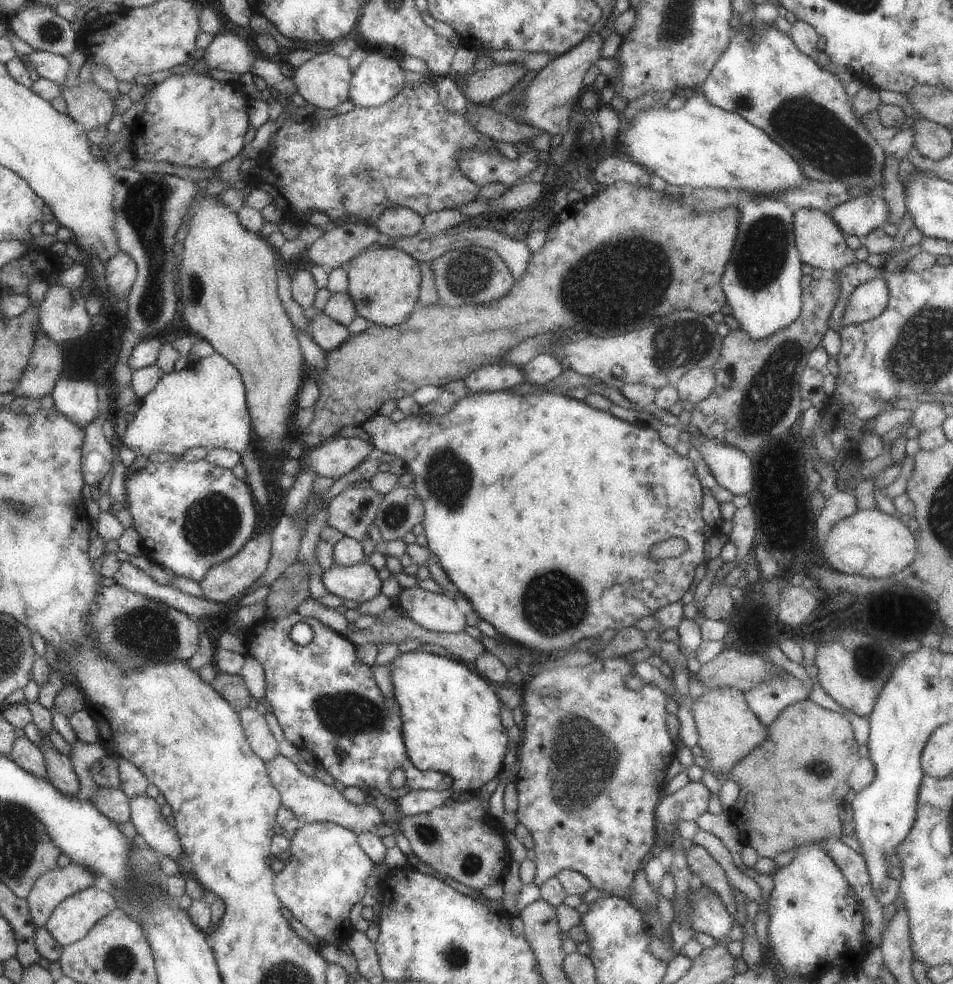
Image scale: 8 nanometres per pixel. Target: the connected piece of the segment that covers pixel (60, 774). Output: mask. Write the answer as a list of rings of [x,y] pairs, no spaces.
[[[40,748],[46,764],[46,779],[61,793],[68,797],[77,797],[80,781],[73,772],[69,757],[53,748]]]

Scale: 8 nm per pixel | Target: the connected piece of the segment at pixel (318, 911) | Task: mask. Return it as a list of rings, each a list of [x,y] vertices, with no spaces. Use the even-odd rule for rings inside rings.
[[[327,821],[305,823],[294,832],[287,854],[283,857],[283,868],[275,873],[272,880],[273,892],[280,905],[287,908],[293,918],[299,920],[311,934],[315,935],[319,945],[323,942],[337,948],[345,946],[346,940],[354,931],[353,925],[349,922],[349,911],[361,900],[366,889],[366,879],[374,865],[374,862],[371,862],[359,848],[356,834],[351,829]]]

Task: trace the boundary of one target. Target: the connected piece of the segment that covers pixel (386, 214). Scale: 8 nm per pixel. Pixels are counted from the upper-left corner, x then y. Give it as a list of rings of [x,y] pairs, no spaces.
[[[389,207],[381,211],[372,224],[379,232],[397,238],[413,236],[422,229],[422,216],[405,207]]]

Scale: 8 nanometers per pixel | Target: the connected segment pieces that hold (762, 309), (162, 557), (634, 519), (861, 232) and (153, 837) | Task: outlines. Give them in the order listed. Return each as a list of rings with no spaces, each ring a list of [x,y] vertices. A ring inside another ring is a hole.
[[[751,199],[738,210],[735,238],[720,278],[731,315],[749,338],[757,340],[787,326],[799,314],[801,261],[794,245],[791,210],[777,199]]]
[[[179,458],[167,460],[163,462],[147,461],[145,466],[140,469],[131,471],[132,468],[127,468],[124,474],[125,487],[125,502],[127,502],[127,512],[131,514],[131,524],[133,530],[137,531],[140,536],[140,543],[143,548],[143,555],[152,562],[160,565],[167,570],[171,570],[174,575],[184,576],[194,580],[196,583],[204,577],[205,572],[210,566],[220,563],[222,560],[233,556],[242,546],[249,540],[255,530],[255,510],[253,510],[253,496],[246,481],[238,480],[231,472],[231,469],[224,469],[212,464],[209,464],[205,459],[199,459],[191,462],[183,462]]]
[[[498,390],[490,393],[467,393],[443,415],[419,412],[394,422],[377,413],[364,420],[359,427],[367,434],[375,453],[388,452],[396,456],[395,458],[401,458],[406,470],[413,474],[412,485],[421,499],[424,512],[423,536],[426,538],[428,551],[436,558],[445,576],[482,620],[489,622],[496,632],[507,640],[517,642],[524,651],[537,652],[544,656],[545,652],[549,654],[555,650],[569,650],[575,642],[601,635],[607,629],[618,631],[630,627],[643,616],[652,616],[660,608],[679,601],[693,580],[695,568],[701,561],[705,562],[703,546],[712,535],[699,513],[705,490],[697,480],[694,464],[687,457],[677,454],[670,446],[665,446],[659,440],[657,431],[647,425],[625,422],[611,413],[591,408],[585,401],[563,397],[558,392],[543,391],[541,394],[527,393],[517,396],[506,390]],[[669,538],[685,540],[685,552],[657,561],[647,558],[647,552],[655,542]]]
[[[865,193],[836,204],[827,214],[846,235],[865,236],[871,229],[888,222],[881,193]]]
[[[145,793],[128,800],[130,821],[136,834],[140,835],[144,843],[152,848],[159,857],[171,858],[181,875],[187,876],[187,870],[177,860],[182,848],[176,835],[176,830],[167,824],[165,817],[159,813],[159,805]]]

